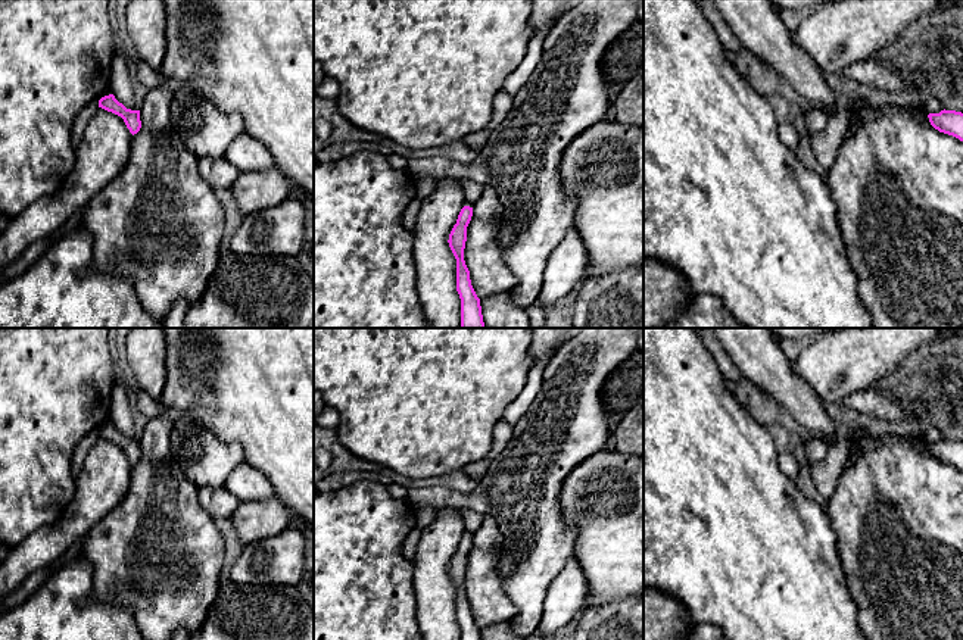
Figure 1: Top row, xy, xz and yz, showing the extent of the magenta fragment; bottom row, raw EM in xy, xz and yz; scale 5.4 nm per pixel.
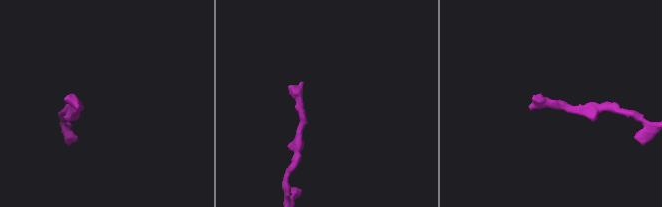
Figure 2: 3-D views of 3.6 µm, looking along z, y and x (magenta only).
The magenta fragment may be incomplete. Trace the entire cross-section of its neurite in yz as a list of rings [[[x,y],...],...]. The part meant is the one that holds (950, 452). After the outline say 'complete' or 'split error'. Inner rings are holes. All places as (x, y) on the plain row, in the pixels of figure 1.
[[[941,440],[928,444],[931,455],[939,462],[953,465],[963,471],[963,443],[956,440]]]; complete

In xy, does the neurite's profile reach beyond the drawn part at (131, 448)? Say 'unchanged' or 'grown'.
unchanged

